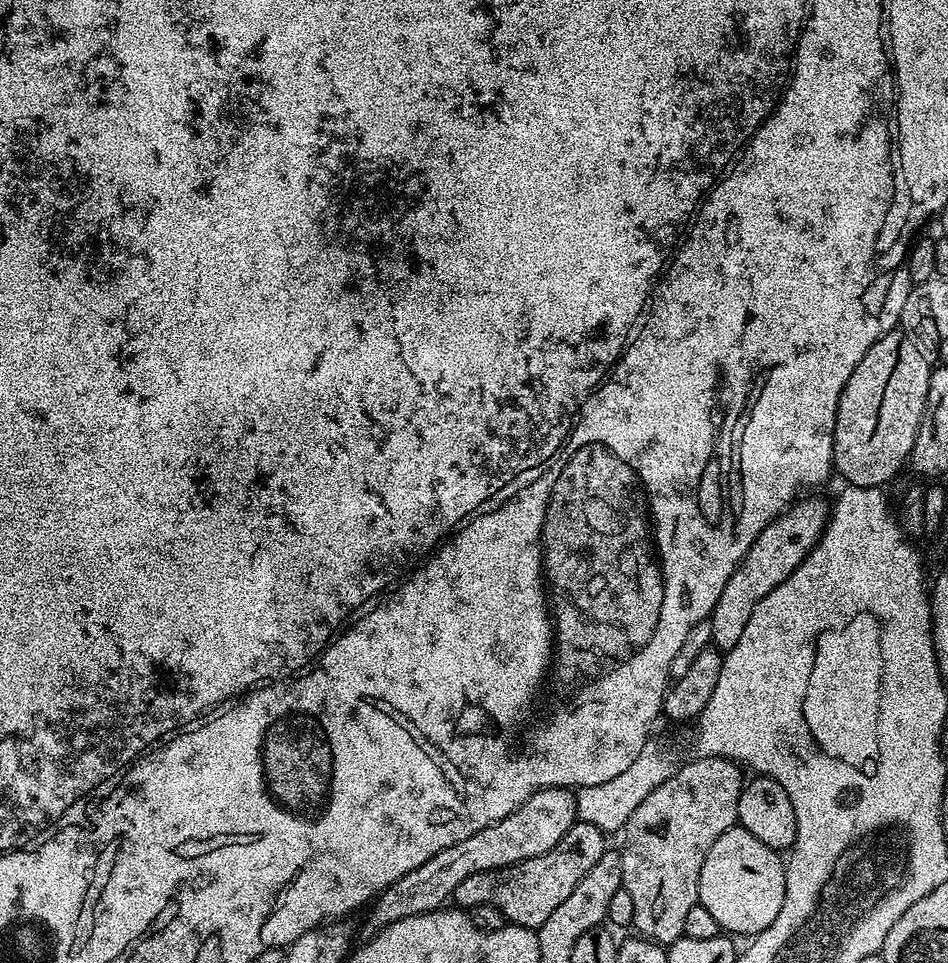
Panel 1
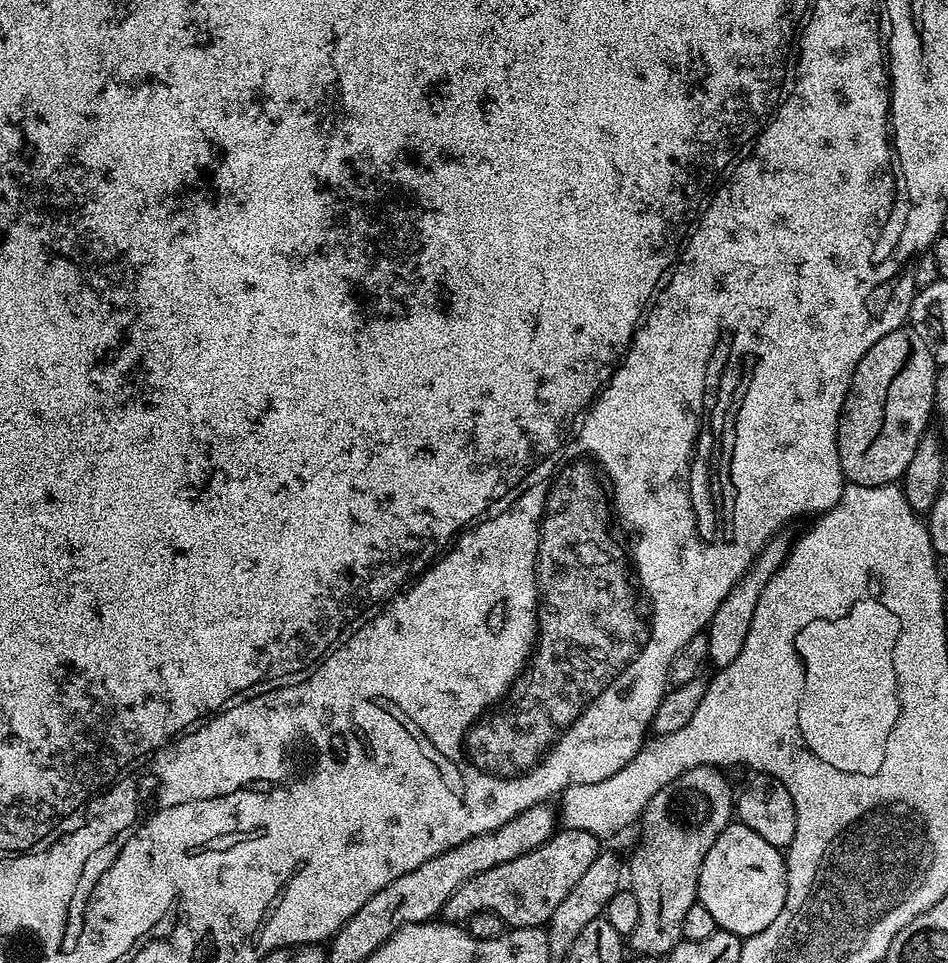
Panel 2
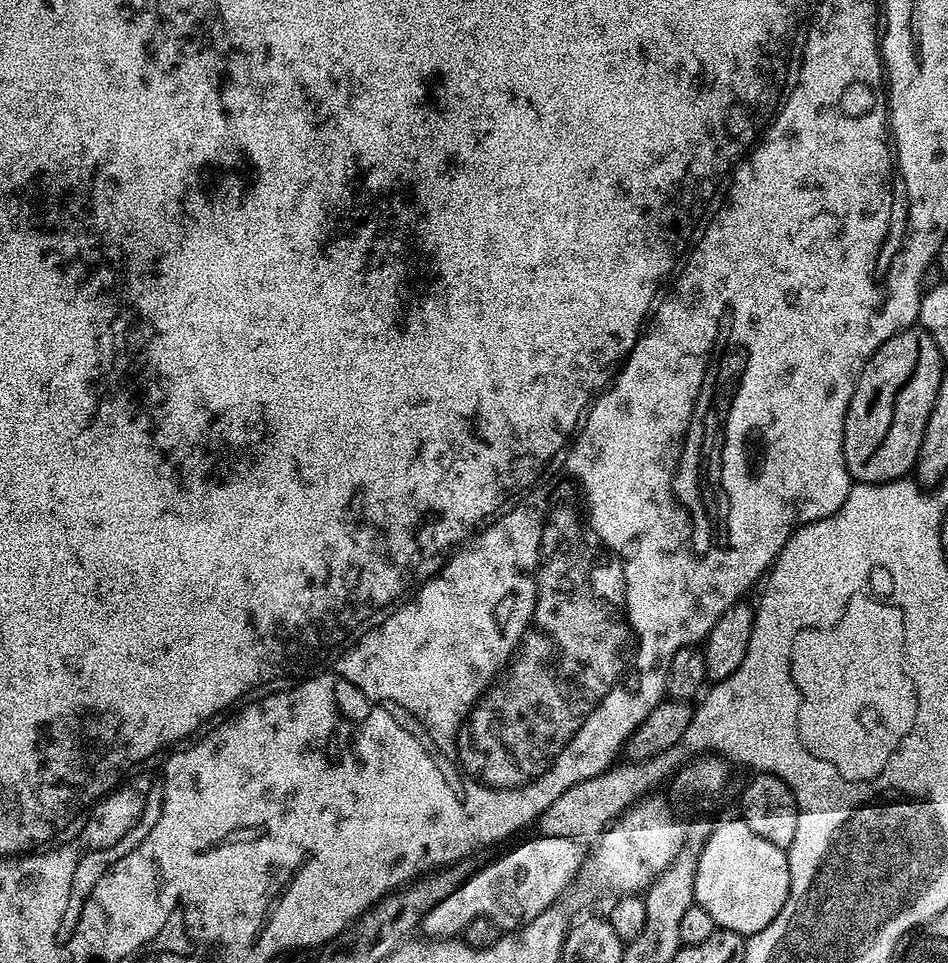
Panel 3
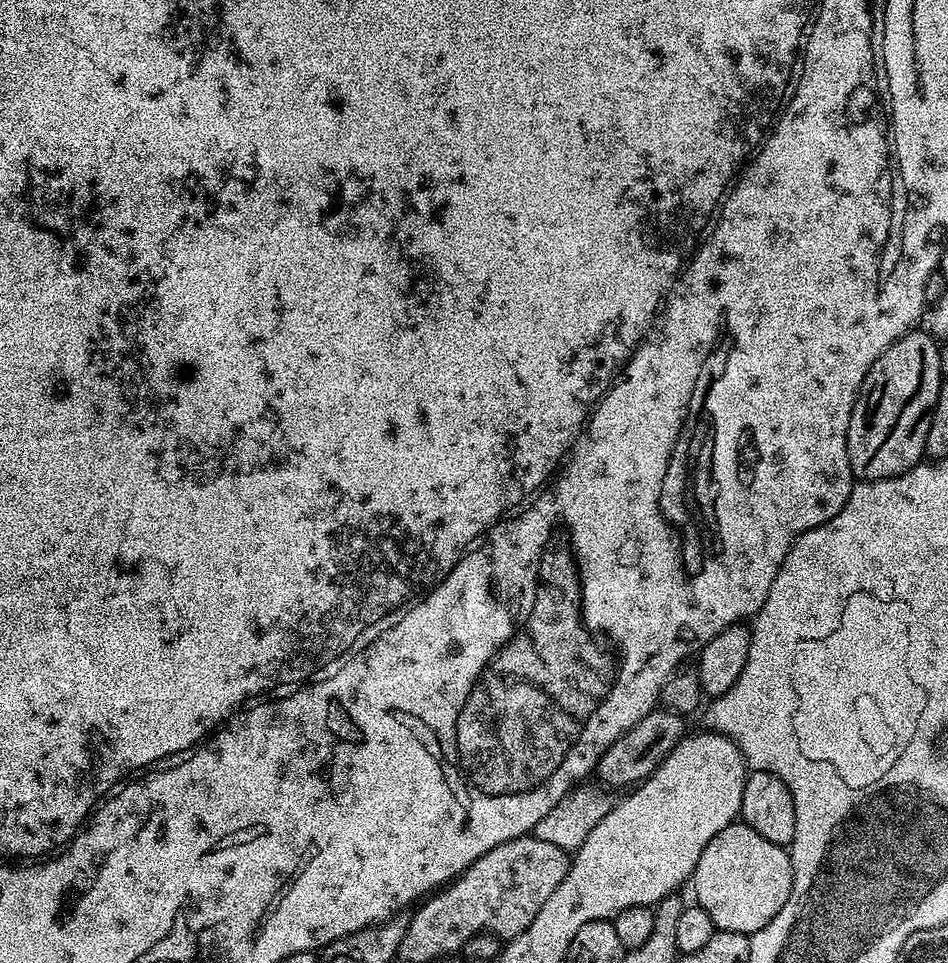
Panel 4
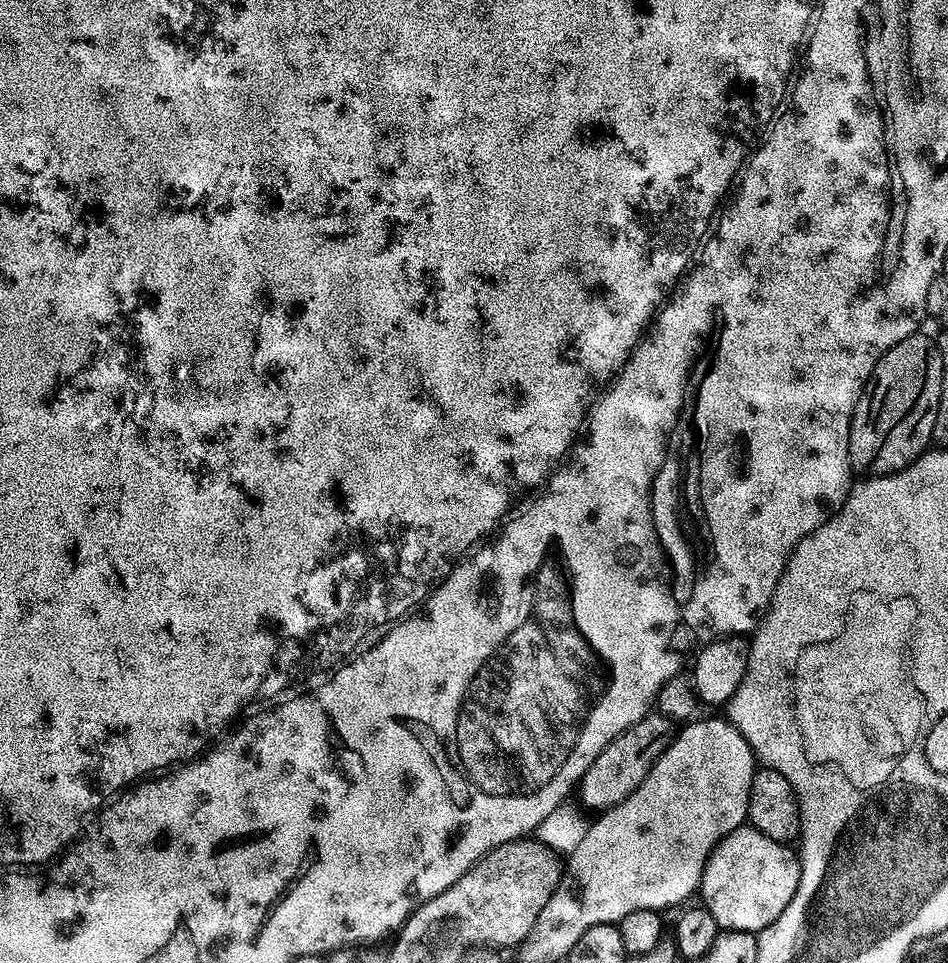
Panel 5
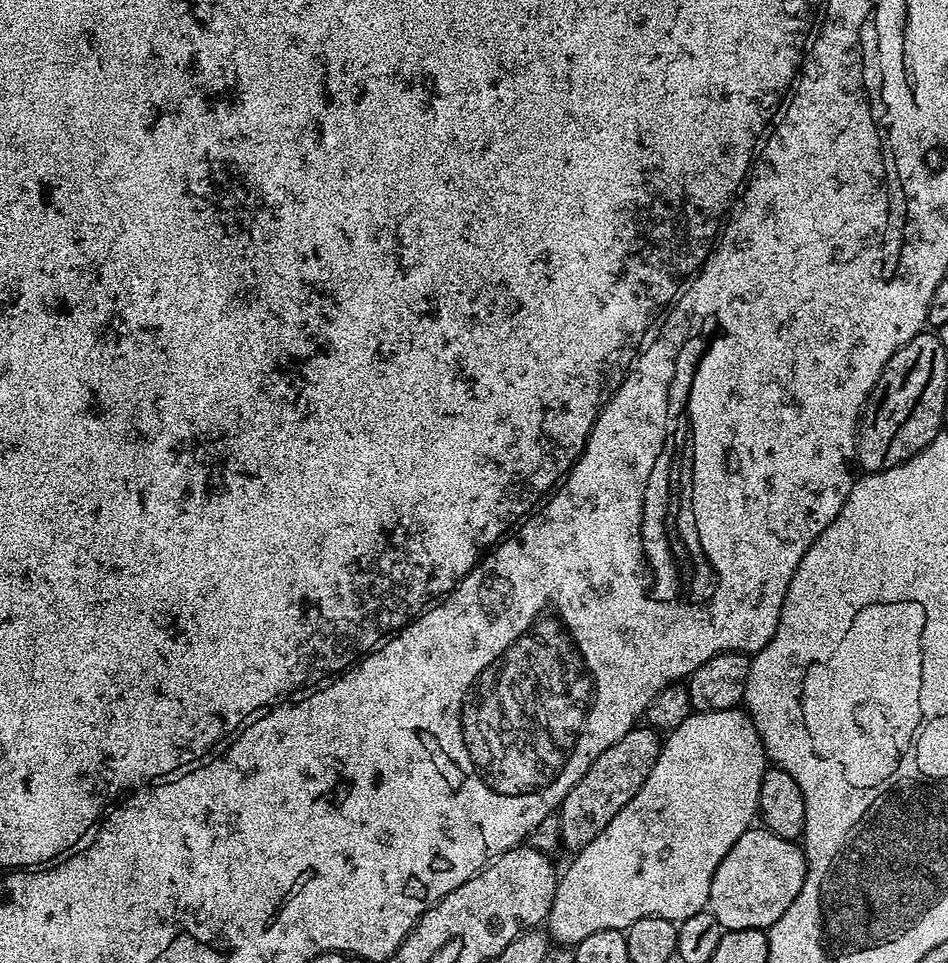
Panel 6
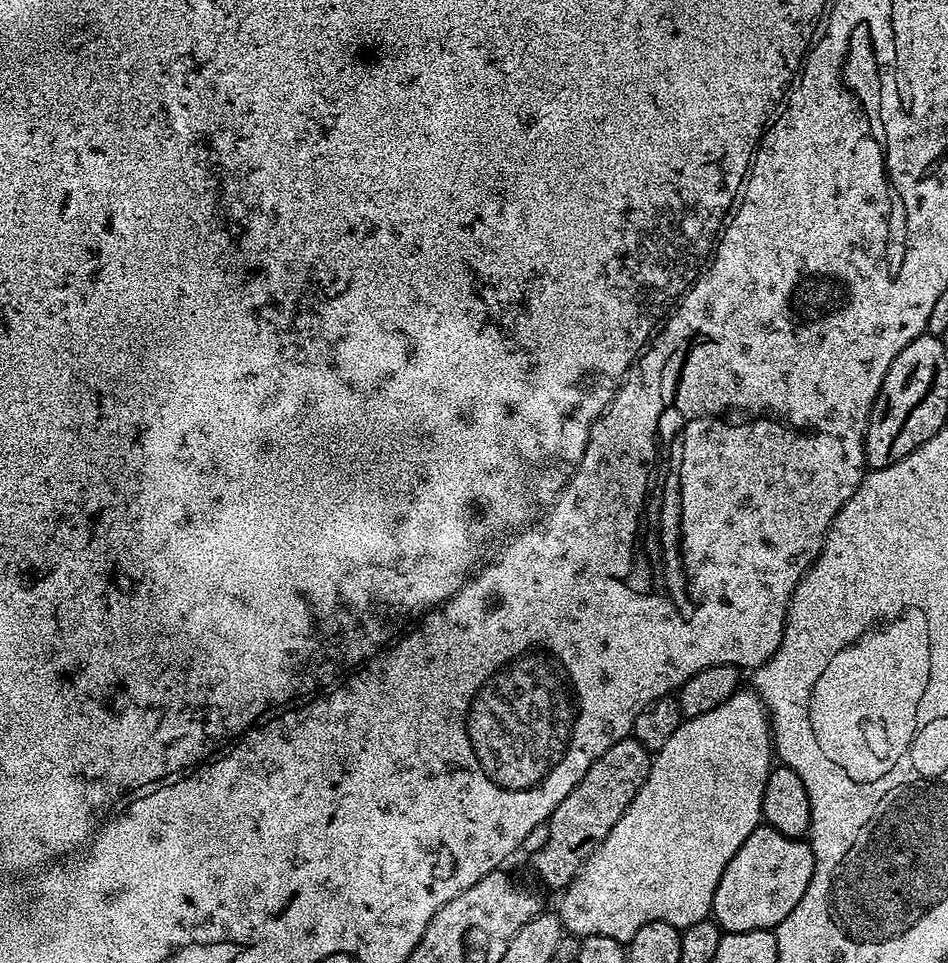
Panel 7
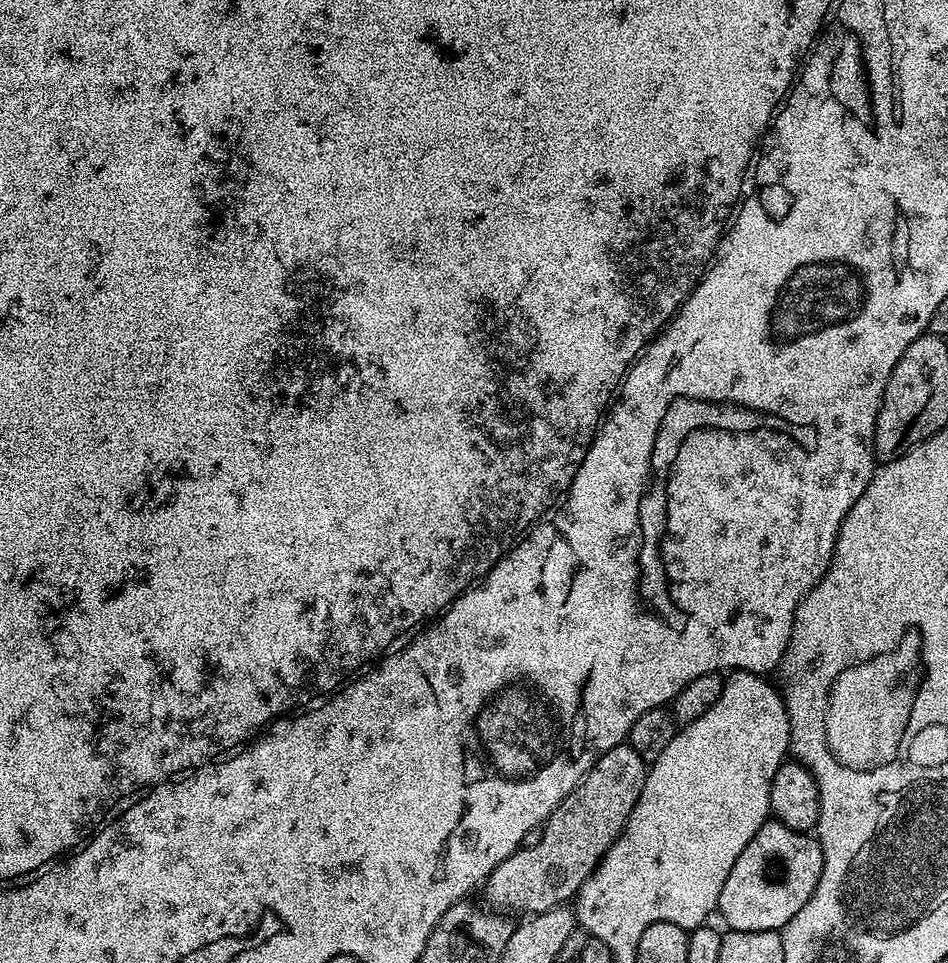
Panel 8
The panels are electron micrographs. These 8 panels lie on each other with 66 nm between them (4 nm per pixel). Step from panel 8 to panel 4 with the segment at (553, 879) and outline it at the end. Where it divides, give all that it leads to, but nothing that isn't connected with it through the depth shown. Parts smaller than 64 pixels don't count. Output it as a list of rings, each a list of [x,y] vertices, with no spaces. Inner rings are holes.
[[[654,710],[642,718],[642,722],[634,722],[626,734],[602,754],[598,765],[598,776],[608,784],[628,784],[635,786],[641,780],[645,780],[652,771],[662,763],[667,756],[675,750],[677,744],[684,739],[686,729],[684,729],[685,717],[679,712],[669,712],[667,710]]]

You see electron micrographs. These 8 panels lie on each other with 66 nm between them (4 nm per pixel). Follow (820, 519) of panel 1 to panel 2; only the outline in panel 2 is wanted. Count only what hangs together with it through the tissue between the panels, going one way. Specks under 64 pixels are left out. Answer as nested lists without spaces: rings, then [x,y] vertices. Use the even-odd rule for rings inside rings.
[[[784,534],[773,536],[767,546],[756,555],[755,562],[746,570],[746,574],[737,582],[734,590],[726,594],[722,606],[714,610],[714,618],[710,618],[706,629],[708,664],[711,667],[714,666],[713,669],[719,670],[730,666],[730,662],[734,662],[734,658],[738,658],[738,654],[742,652],[746,634],[750,634],[750,622],[754,622],[754,606],[758,606],[758,598],[762,590],[766,590],[766,582],[770,582],[770,578],[774,578],[774,574],[784,564],[784,559],[788,557],[789,547],[790,540],[787,540]]]

